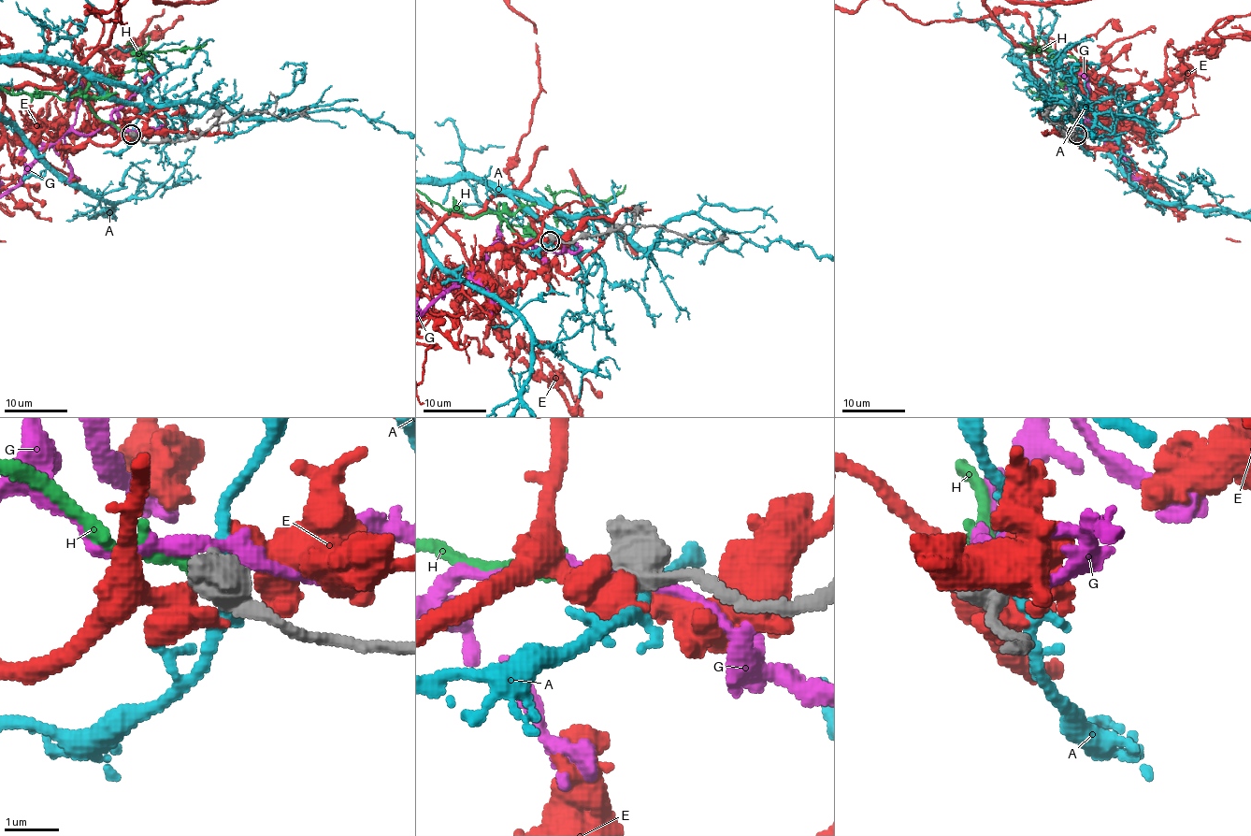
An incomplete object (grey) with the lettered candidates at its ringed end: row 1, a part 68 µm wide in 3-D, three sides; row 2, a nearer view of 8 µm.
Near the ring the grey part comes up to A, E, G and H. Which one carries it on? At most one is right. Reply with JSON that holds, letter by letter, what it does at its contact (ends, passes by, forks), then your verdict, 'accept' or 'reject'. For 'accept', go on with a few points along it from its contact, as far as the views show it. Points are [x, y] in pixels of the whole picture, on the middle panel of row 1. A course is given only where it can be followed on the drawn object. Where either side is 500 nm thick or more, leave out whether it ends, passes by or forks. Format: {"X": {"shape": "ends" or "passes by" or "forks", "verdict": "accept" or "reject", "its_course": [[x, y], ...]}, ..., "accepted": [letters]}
{"A": {"shape": "forks", "verdict": "reject"}, "E": {"shape": "passes by", "verdict": "reject"}, "G": {"shape": "passes by", "verdict": "reject"}, "H": {"shape": "ends", "verdict": "accept"}, "accepted": ["H"]}

